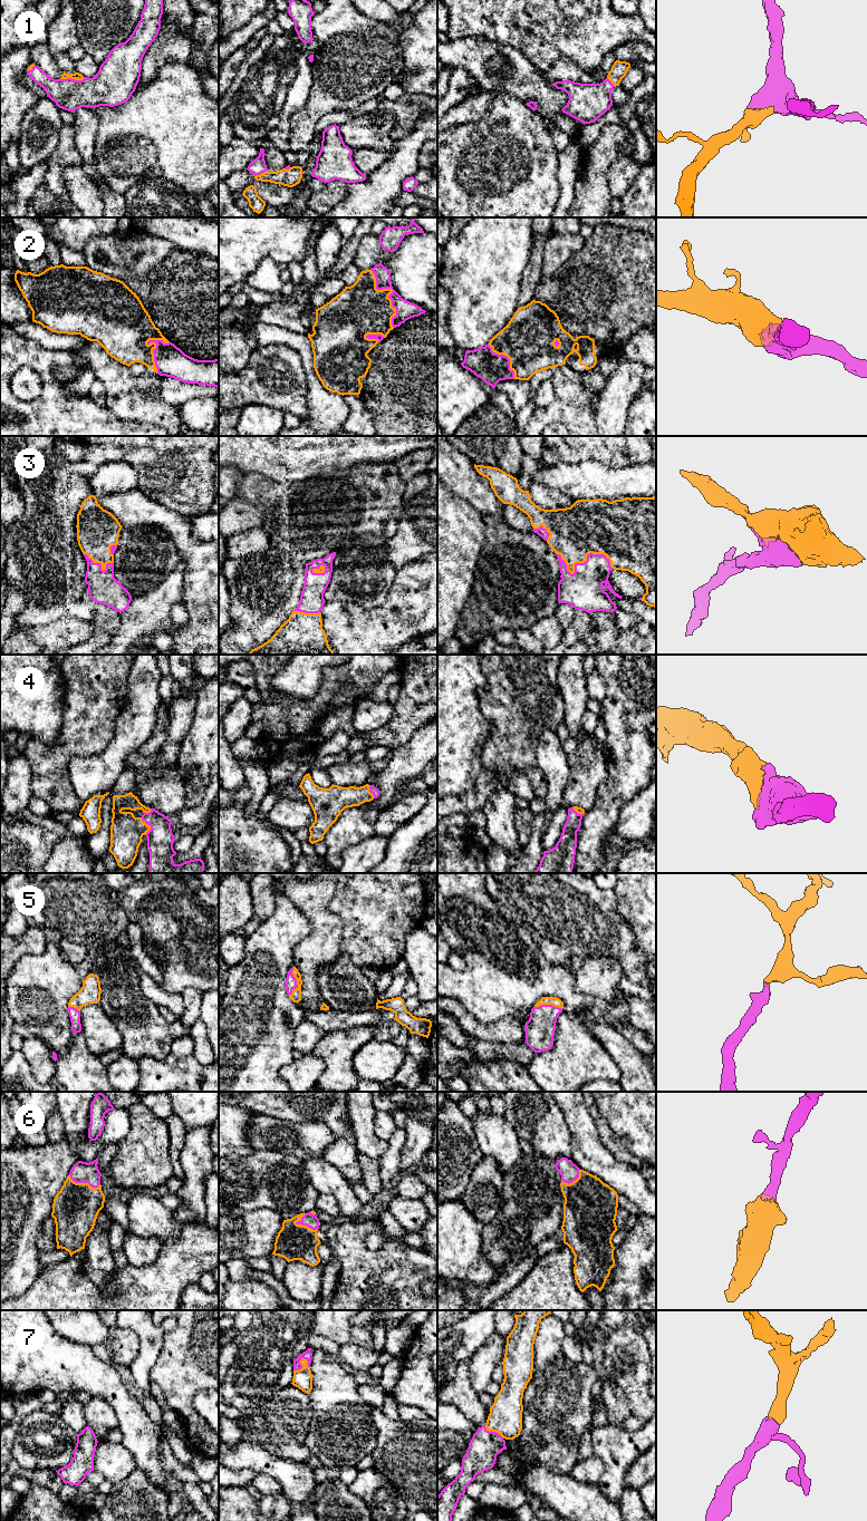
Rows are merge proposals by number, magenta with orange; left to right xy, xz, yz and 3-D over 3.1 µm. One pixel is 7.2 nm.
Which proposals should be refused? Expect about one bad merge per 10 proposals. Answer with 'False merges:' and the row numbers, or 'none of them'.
False merges: none of them

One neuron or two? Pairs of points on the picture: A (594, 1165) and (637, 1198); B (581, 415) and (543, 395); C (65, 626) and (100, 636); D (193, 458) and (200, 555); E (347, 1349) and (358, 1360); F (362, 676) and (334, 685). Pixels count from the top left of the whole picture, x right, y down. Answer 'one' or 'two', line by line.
A: one
B: two
C: two
D: two
E: one
F: one

